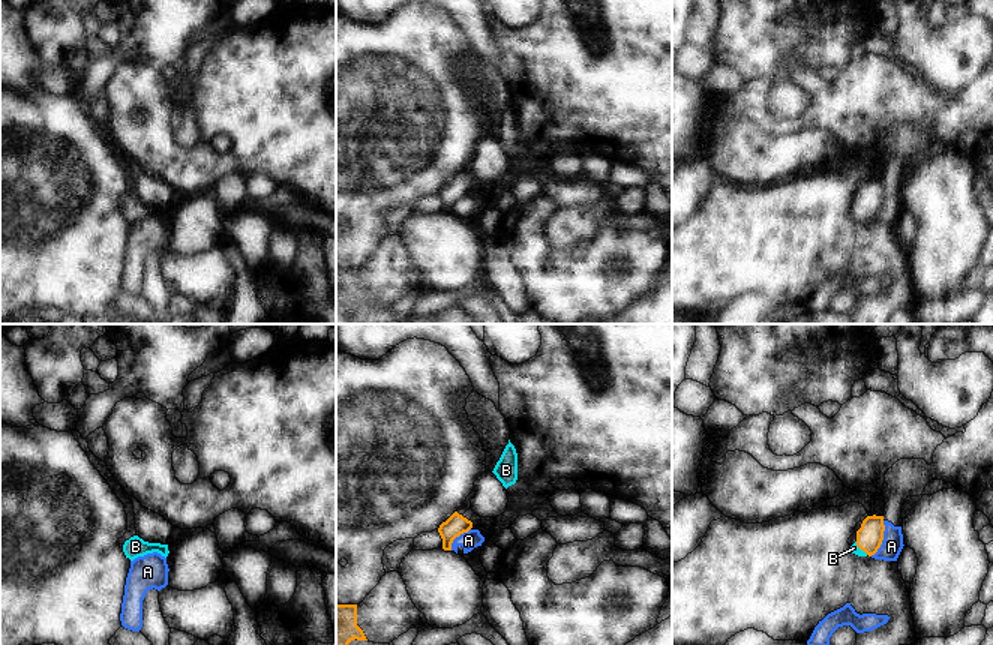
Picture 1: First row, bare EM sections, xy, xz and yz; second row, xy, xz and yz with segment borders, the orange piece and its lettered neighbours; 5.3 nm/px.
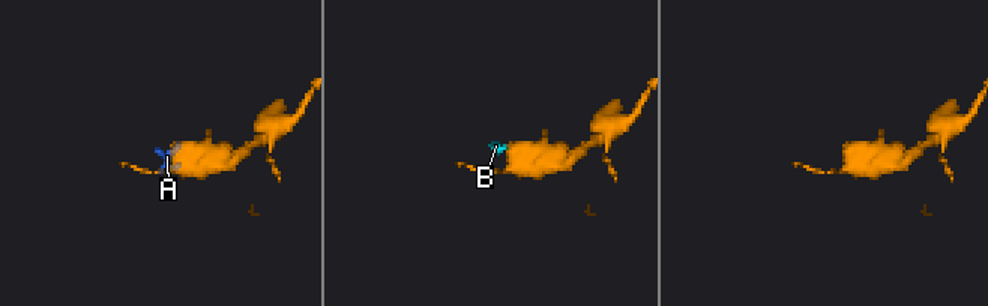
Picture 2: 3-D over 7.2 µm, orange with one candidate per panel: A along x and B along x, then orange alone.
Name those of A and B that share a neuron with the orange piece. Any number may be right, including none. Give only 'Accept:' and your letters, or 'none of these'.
Accept: B

